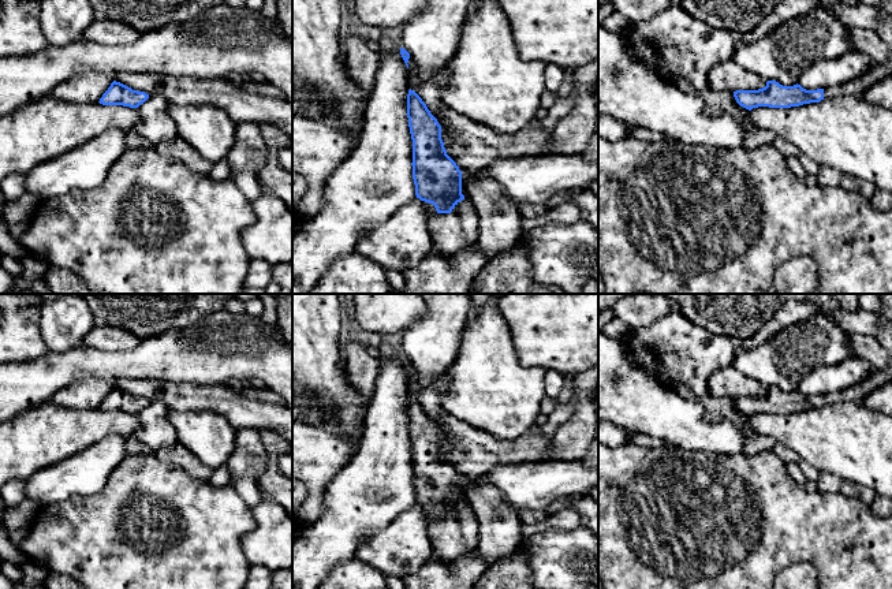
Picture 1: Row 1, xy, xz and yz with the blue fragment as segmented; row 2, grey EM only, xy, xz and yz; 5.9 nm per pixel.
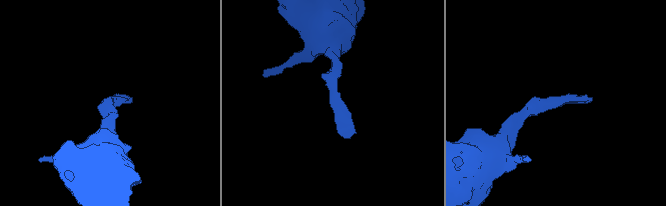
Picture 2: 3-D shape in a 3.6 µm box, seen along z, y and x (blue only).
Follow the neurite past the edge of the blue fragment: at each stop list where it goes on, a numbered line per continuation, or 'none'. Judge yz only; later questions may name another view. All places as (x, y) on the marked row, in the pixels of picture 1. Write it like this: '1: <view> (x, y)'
1: yz (876, 71)

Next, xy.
none

